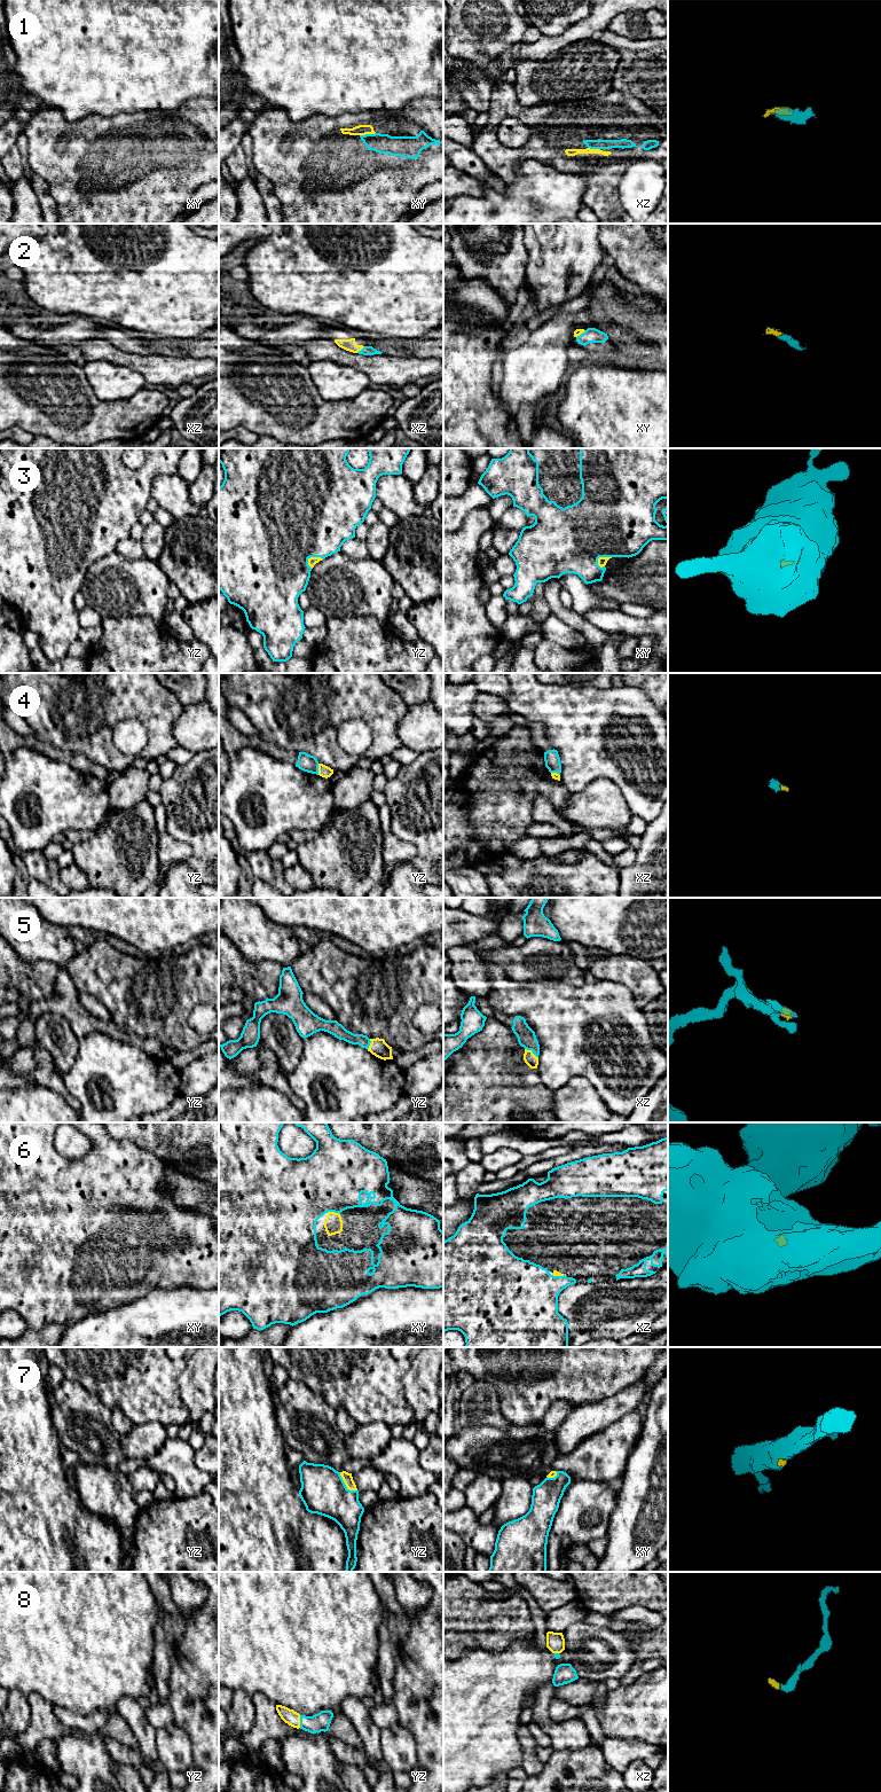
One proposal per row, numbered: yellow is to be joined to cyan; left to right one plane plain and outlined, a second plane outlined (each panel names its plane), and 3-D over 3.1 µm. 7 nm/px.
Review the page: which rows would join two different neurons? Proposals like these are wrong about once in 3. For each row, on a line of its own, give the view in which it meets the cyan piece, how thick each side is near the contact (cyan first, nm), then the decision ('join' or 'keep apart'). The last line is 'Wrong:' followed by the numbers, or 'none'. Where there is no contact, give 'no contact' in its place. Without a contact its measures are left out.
1: meets cyan in xy; 140 nm thick on the cyan side, 80 nm on the other; join
2: meets cyan in xz; 60 nm thick on the cyan side, 80 nm on the other; join
3: meets cyan in xy; 500 nm thick on the cyan side, 60 nm on the other; join
4: meets cyan in yz; 120 nm thick on the cyan side, 80 nm on the other; join
5: meets cyan in xz; 130 nm thick on the cyan side, 90 nm on the other; join
6: meets cyan in xy; 460 nm thick on the cyan side, 130 nm on the other; join
7: meets cyan in yz; 320 nm thick on the cyan side, 70 nm on the other; join
8: meets cyan in yz; 130 nm thick on the cyan side, 100 nm on the other; join
Wrong: none

